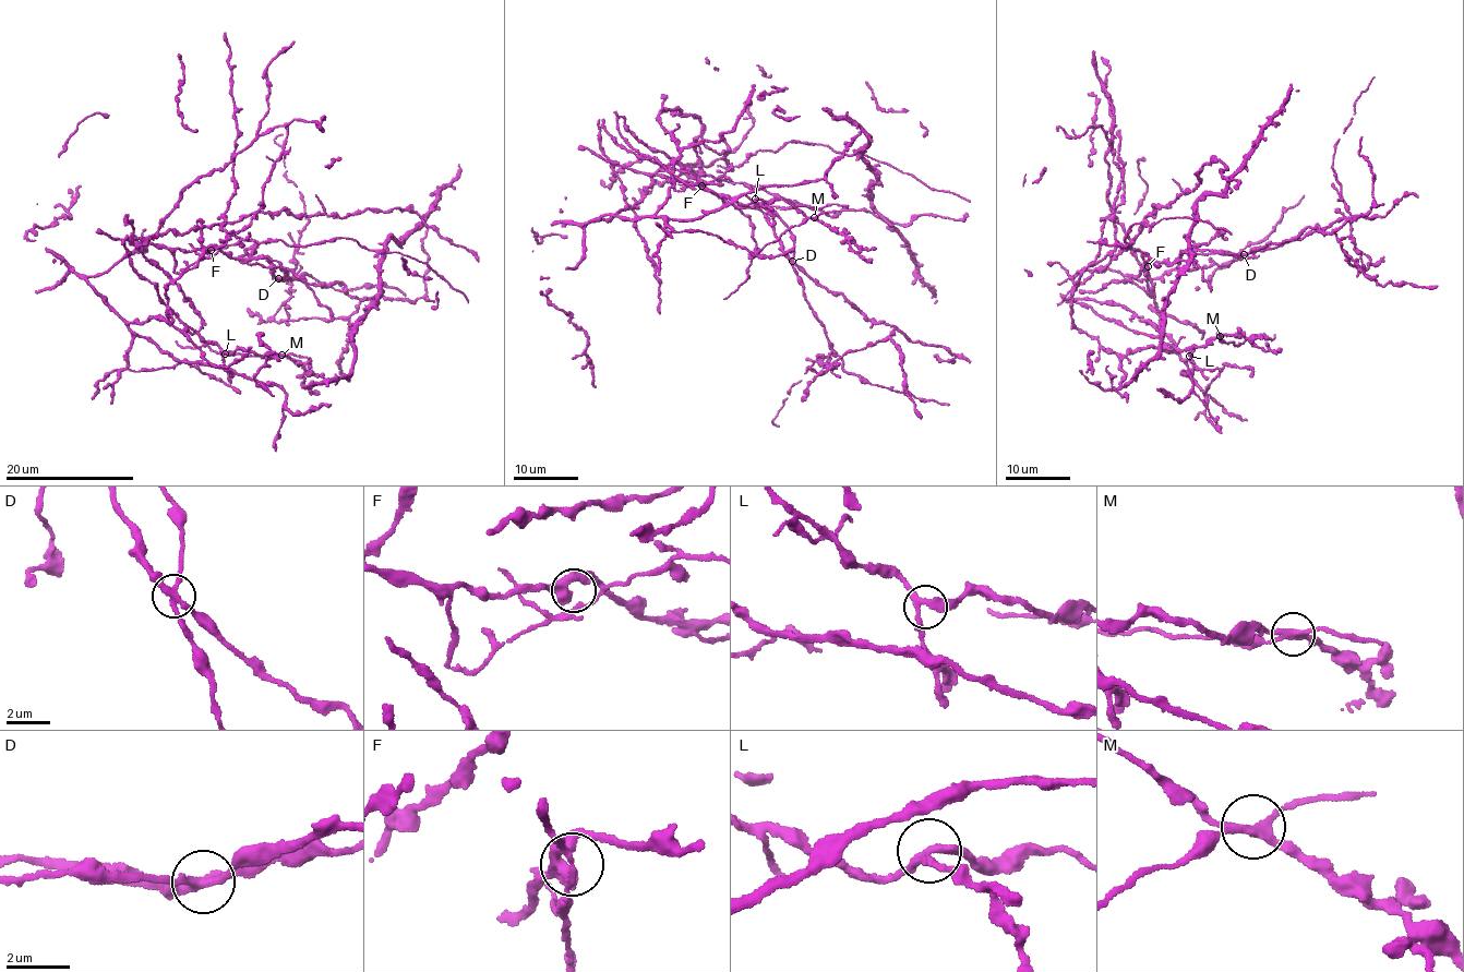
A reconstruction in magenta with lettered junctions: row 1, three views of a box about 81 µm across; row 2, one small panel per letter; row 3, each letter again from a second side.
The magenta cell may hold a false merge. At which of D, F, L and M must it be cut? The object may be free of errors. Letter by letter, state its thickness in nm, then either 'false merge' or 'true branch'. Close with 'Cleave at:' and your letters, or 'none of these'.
D: 260 nm thick; true branch
F: 280 nm thick; true branch
L: 260 nm thick; true branch
M: 260 nm thick; false merge
Cleave at: M

